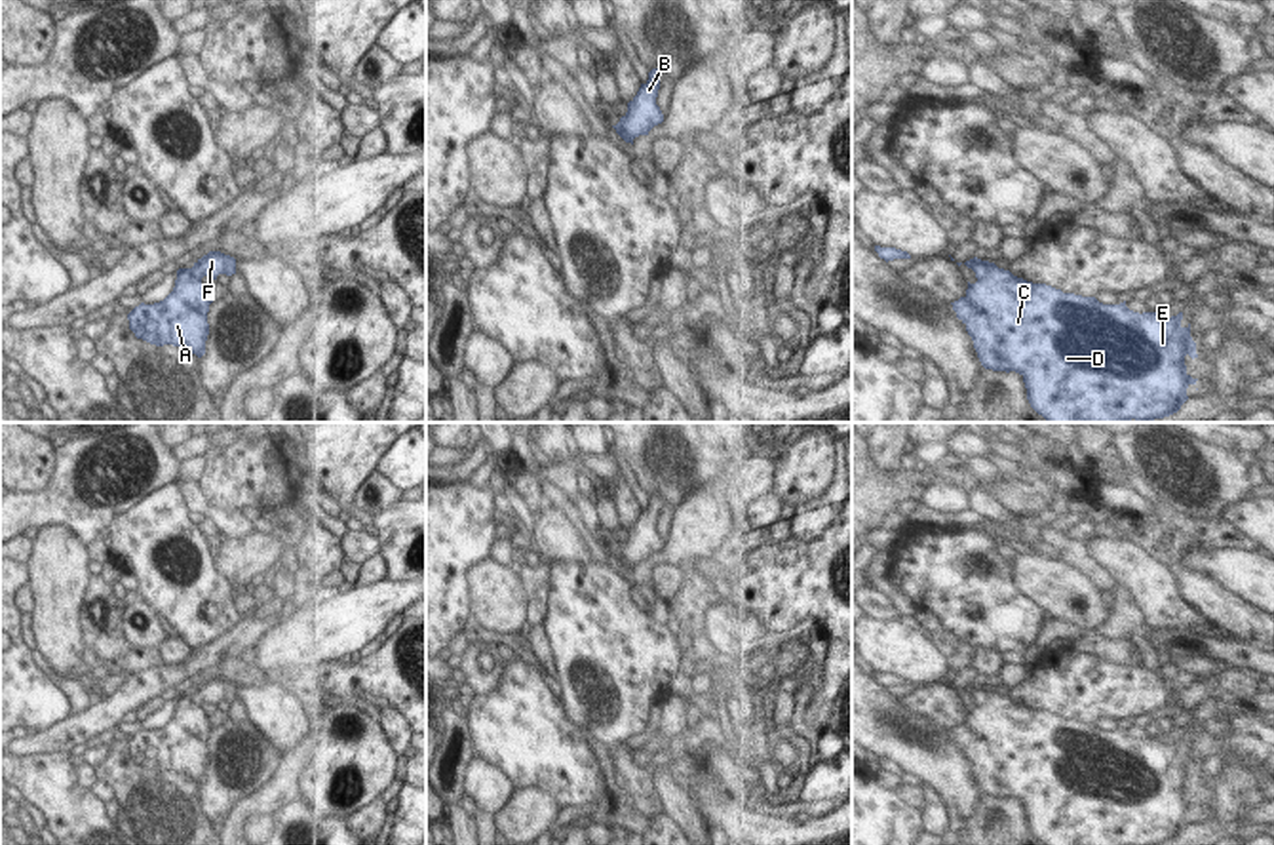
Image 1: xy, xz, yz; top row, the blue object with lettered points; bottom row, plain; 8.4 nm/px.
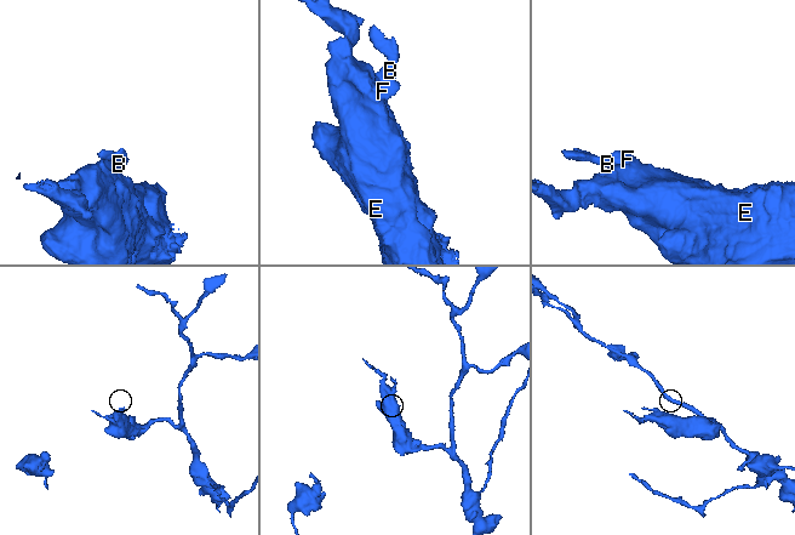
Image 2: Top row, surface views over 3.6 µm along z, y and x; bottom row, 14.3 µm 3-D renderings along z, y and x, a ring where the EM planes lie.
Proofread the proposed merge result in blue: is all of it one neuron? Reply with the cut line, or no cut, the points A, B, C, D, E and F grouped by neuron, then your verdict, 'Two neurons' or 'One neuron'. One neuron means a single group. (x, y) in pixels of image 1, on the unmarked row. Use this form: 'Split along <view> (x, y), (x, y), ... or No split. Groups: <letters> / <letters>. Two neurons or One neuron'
No split. Groups: A B C D E F. One neuron

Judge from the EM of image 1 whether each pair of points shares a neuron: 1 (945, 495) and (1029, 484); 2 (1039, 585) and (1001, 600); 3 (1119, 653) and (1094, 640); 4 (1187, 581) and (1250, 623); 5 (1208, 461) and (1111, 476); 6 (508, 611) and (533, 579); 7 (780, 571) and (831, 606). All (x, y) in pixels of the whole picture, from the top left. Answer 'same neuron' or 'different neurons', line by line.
1: different neurons
2: different neurons
3: same neuron
4: same neuron
5: different neurons
6: different neurons
7: same neuron

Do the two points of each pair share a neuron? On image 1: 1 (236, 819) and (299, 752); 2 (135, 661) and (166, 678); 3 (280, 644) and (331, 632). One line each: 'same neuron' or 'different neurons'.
1: same neuron
2: different neurons
3: same neuron

